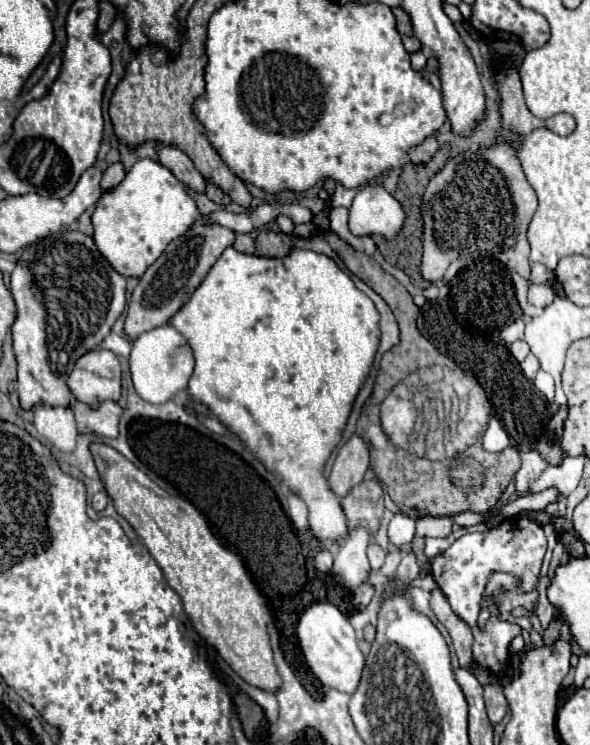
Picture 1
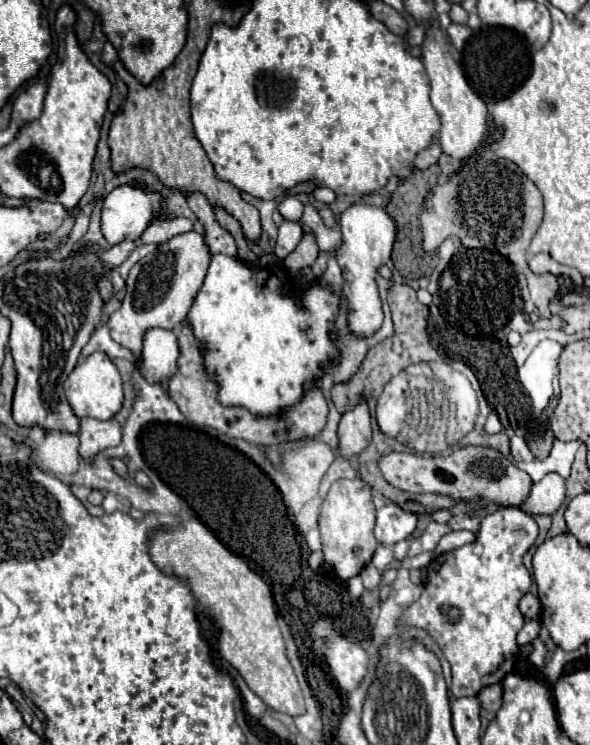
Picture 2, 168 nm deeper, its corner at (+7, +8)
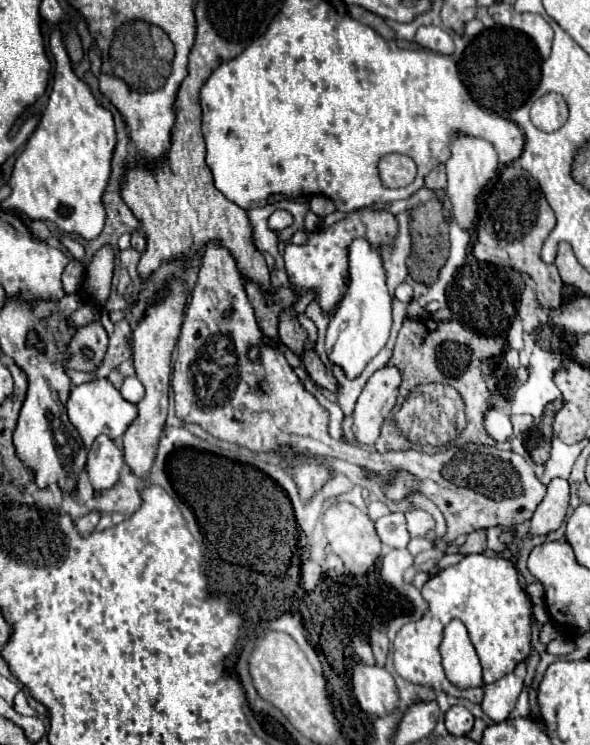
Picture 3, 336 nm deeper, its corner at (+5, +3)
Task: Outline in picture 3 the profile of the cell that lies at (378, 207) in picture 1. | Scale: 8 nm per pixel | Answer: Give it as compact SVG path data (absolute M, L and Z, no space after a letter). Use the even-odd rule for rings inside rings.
M356 238L348 250L350 250L348 292L330 320L326 334L326 354L332 364L344 370L346 378L354 380L362 374L366 364L384 348L392 326L392 306L386 288L386 274L382 268L382 254L374 250L364 238Z

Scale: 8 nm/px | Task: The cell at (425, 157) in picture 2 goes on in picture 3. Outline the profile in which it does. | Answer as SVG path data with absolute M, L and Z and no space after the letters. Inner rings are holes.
M436 166L428 176L426 176L426 184L424 188L432 190L432 192L442 192L446 188L446 170L444 166Z

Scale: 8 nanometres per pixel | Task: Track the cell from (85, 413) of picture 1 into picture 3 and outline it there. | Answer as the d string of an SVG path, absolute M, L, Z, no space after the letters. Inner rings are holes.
M98 436L88 452L86 464L86 472L92 480L94 494L102 494L104 490L112 488L120 478L122 466L122 450L108 436Z

